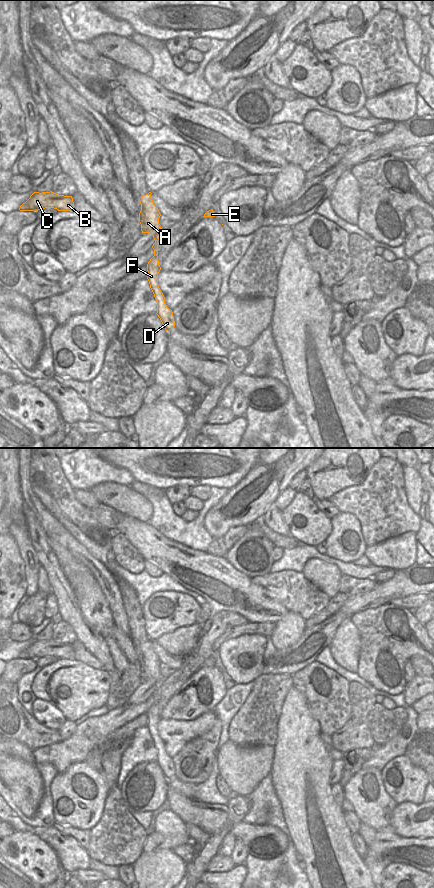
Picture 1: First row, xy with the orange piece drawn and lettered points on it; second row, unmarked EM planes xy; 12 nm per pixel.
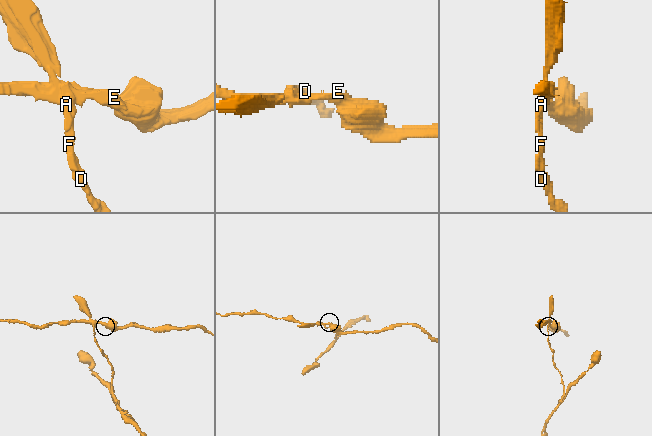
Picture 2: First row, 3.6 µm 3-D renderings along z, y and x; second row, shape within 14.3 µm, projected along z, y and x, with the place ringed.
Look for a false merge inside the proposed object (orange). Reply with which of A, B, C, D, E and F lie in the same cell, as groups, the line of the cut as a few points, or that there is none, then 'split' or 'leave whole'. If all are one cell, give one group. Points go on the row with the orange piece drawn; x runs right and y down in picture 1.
A D F / B C E; cut in xy along (140, 211), (142, 217), (141, 228); split

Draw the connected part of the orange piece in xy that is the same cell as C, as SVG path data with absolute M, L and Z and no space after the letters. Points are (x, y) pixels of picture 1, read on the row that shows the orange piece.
M34 192L30 198L23 203L20 211L38 211L45 208L54 208L58 211L74 211L74 202L72 196L58 195L50 192Z

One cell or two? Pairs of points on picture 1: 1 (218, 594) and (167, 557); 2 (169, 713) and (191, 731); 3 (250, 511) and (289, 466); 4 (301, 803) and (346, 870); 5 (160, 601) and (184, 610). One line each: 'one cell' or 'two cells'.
1: one cell
2: two cells
3: one cell
4: one cell
5: one cell

